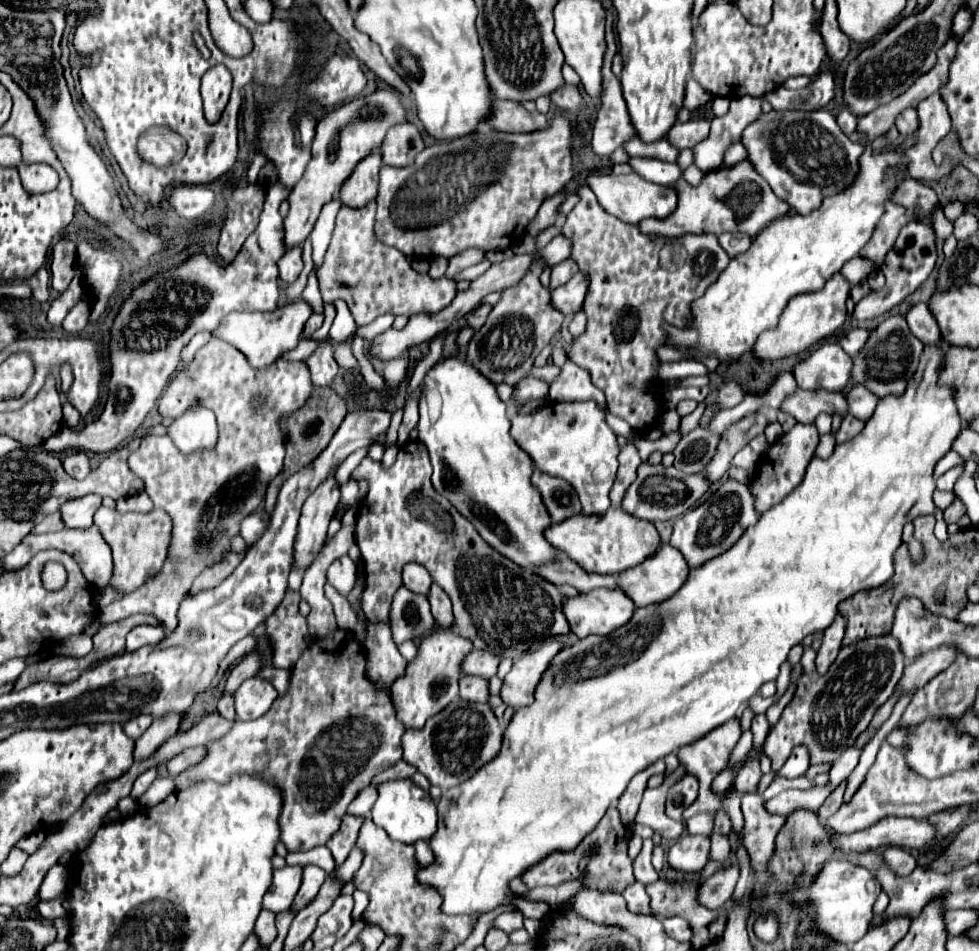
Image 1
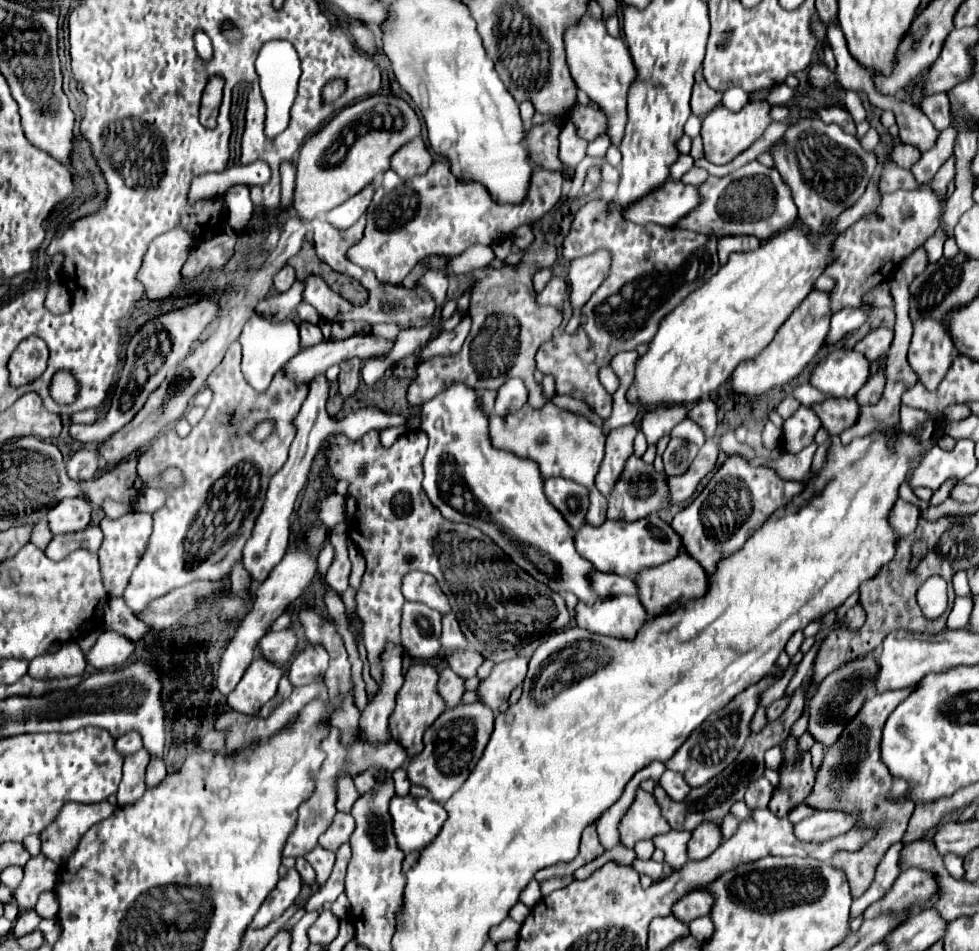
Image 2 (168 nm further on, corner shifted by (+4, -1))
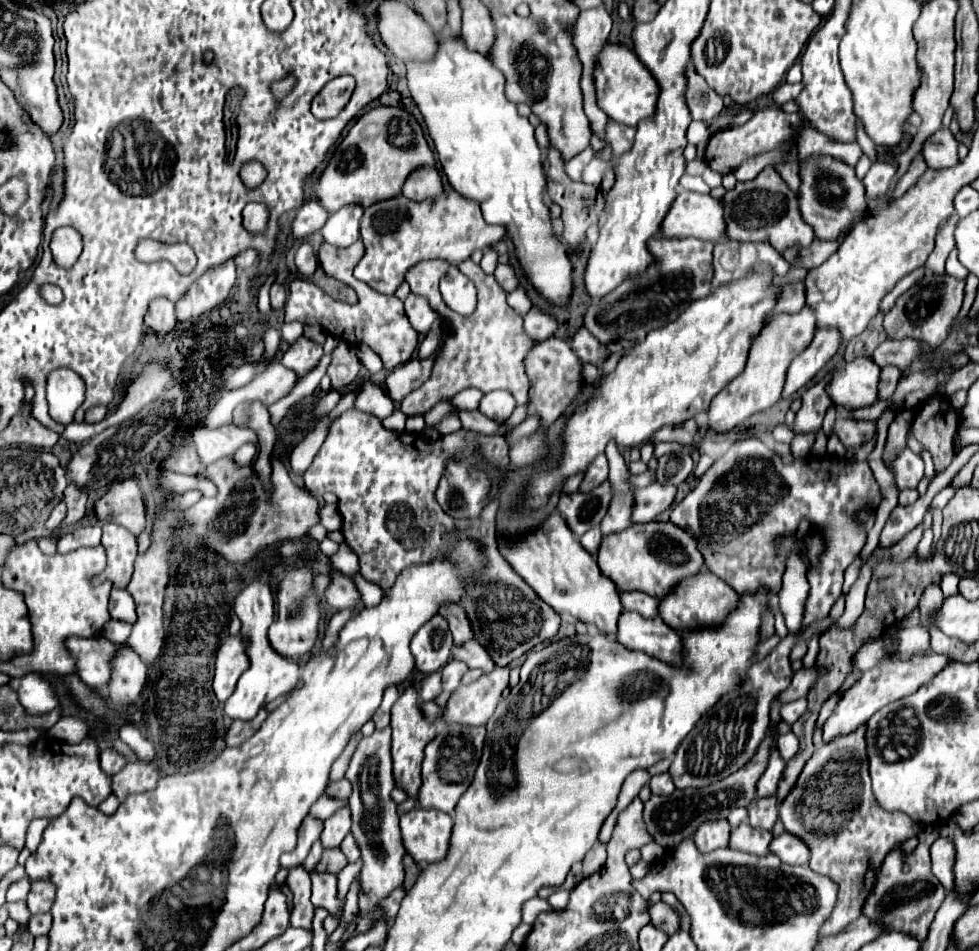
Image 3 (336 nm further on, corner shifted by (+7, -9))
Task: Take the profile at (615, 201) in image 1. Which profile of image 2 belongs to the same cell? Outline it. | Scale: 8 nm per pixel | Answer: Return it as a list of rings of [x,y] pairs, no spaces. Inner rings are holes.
[[[668,180],[660,190],[656,190],[656,194],[648,194],[648,198],[636,202],[632,210],[624,210],[624,218],[636,224],[660,224],[674,228],[698,204],[700,194],[696,186]]]

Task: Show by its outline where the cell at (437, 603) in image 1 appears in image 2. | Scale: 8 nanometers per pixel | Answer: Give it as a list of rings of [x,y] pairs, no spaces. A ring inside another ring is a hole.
[[[448,614],[448,618],[442,618],[442,638],[440,640],[446,650],[468,646],[468,640],[466,640],[464,632],[460,630],[460,624],[454,614]]]

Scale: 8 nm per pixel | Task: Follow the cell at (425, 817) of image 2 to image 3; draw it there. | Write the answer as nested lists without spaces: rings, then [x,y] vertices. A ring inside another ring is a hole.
[[[413,808],[401,814],[403,846],[407,854],[423,868],[445,856],[449,848],[453,818],[439,810]]]

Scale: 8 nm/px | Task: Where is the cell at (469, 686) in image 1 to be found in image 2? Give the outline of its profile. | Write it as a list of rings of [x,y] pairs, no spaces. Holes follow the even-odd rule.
[[[450,668],[440,670],[438,694],[444,698],[446,706],[456,706],[464,694],[464,680],[460,676],[456,676]]]

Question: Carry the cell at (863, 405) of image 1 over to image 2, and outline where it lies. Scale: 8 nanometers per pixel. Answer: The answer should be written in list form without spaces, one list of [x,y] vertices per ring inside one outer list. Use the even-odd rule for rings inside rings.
[[[878,370],[868,382],[866,386],[860,390],[860,394],[856,394],[856,400],[860,402],[860,406],[866,406],[866,404],[876,404],[882,396],[882,390],[884,390],[884,384],[886,384],[886,376],[884,376],[884,370]]]

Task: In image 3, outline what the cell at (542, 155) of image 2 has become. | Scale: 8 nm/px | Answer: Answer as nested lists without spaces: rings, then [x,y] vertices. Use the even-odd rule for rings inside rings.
[[[549,146],[549,152],[547,152],[547,160],[543,164],[545,168],[545,176],[547,176],[547,194],[551,196],[553,202],[557,202],[561,206],[561,218],[563,218],[563,240],[567,244],[579,244],[585,240],[585,232],[587,228],[597,222],[603,214],[603,206],[605,206],[605,200],[603,200],[603,194],[601,194],[601,188],[597,192],[595,186],[585,186],[583,182],[573,182],[565,170],[563,170],[563,160],[561,160],[561,154]],[[597,196],[599,196],[599,210],[597,210]]]

